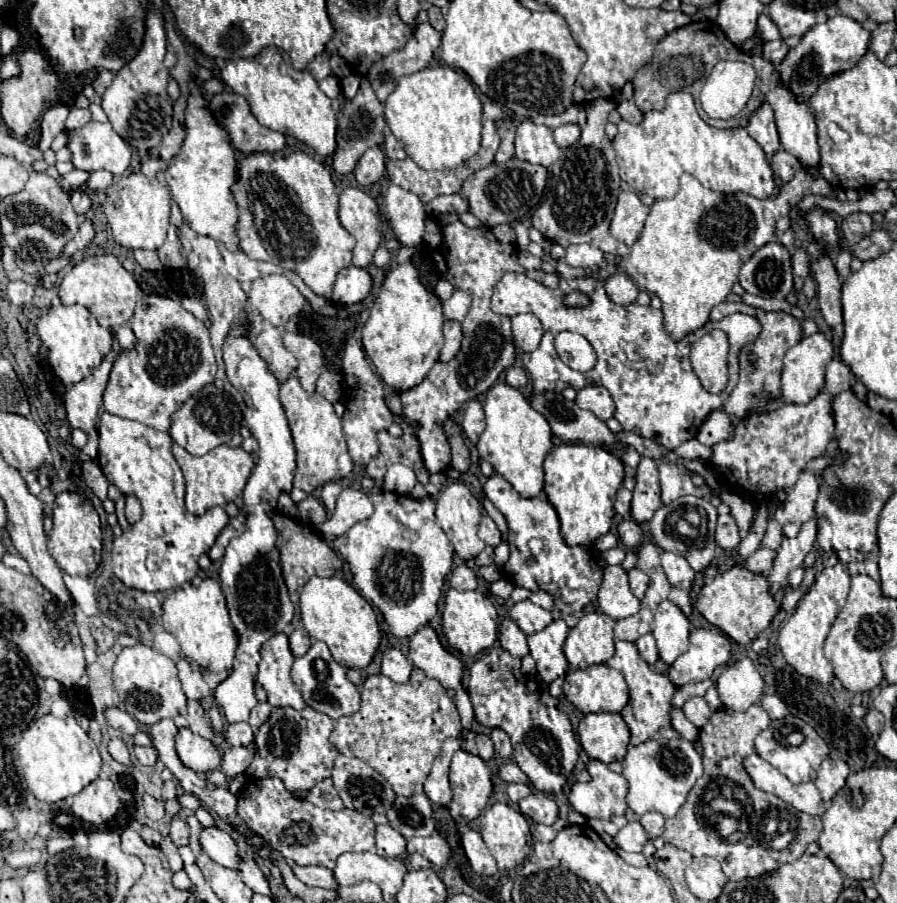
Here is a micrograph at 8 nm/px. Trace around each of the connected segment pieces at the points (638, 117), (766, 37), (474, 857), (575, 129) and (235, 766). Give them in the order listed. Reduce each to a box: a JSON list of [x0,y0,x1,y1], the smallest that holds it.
[[617,101,643,123],[757,13,779,41],[461,829,497,875],[555,125,581,149],[221,747,253,779]]

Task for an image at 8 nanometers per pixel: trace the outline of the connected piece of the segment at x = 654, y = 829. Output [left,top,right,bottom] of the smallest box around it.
[641,813,665,839]

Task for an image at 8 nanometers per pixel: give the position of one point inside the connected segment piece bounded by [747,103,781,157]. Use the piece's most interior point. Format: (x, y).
(761, 127)

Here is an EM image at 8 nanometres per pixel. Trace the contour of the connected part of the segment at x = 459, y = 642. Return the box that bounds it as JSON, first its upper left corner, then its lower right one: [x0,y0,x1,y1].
[441,589,497,655]

